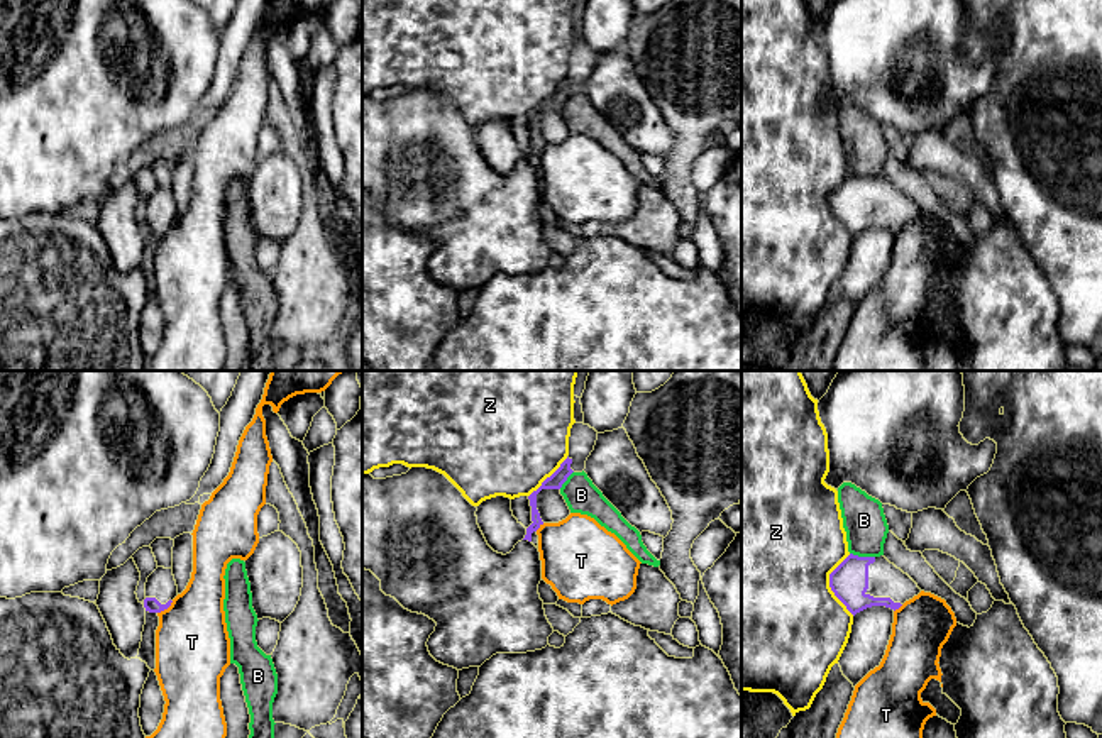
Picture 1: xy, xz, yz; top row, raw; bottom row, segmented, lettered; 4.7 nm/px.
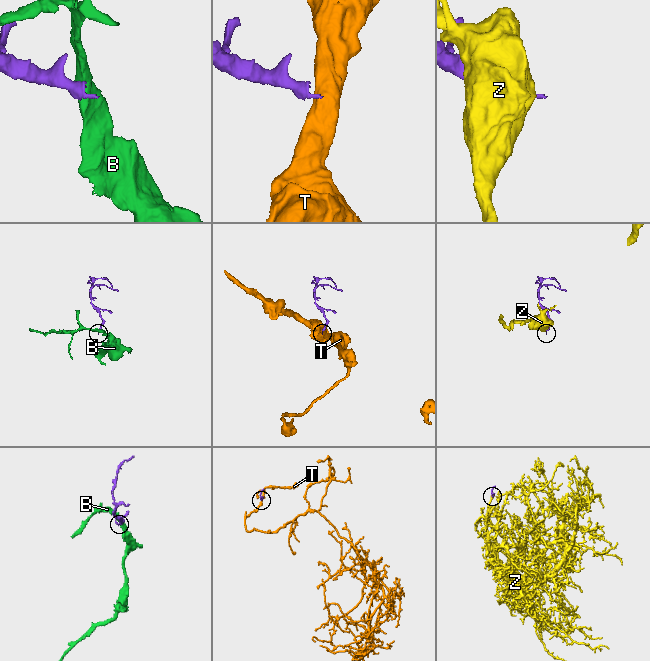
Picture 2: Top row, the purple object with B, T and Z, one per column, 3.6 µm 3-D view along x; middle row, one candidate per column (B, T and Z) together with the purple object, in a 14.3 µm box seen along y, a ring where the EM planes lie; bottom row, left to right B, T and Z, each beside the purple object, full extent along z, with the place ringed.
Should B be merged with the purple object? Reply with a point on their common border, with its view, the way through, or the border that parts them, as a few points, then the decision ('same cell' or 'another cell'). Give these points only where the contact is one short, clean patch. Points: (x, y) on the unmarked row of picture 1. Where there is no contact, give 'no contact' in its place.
contact yz (862, 178); border yz (850, 173), (860, 178), (874, 178); another cell

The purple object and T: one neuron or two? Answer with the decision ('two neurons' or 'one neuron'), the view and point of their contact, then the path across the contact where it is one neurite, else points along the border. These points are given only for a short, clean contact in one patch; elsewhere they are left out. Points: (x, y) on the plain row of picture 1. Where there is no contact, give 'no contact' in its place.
two neurons; meets purple in xy at (165, 229); border along xy (173, 222), (158, 234)

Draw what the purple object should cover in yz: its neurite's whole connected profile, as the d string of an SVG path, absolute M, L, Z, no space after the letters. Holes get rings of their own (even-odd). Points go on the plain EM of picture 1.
M850 174L829 195L829 208L853 237L872 227L895 232L921 213L917 205L884 176Z

